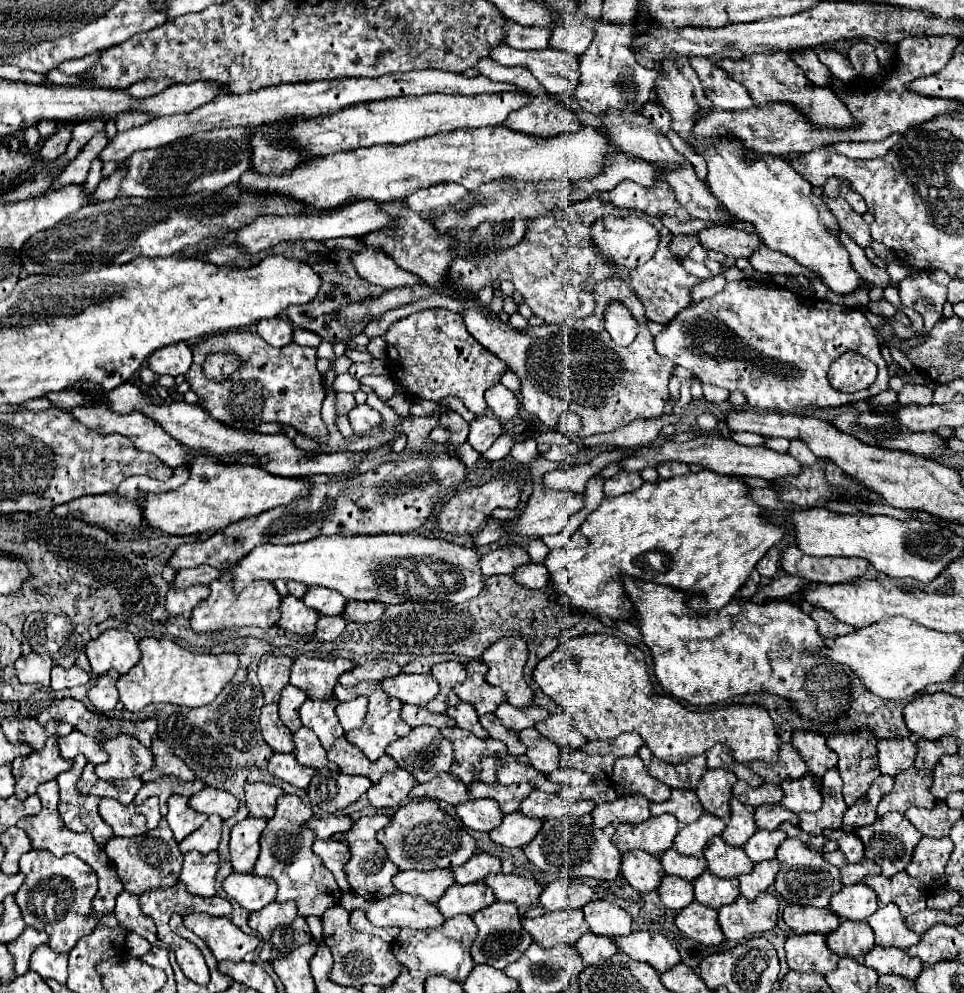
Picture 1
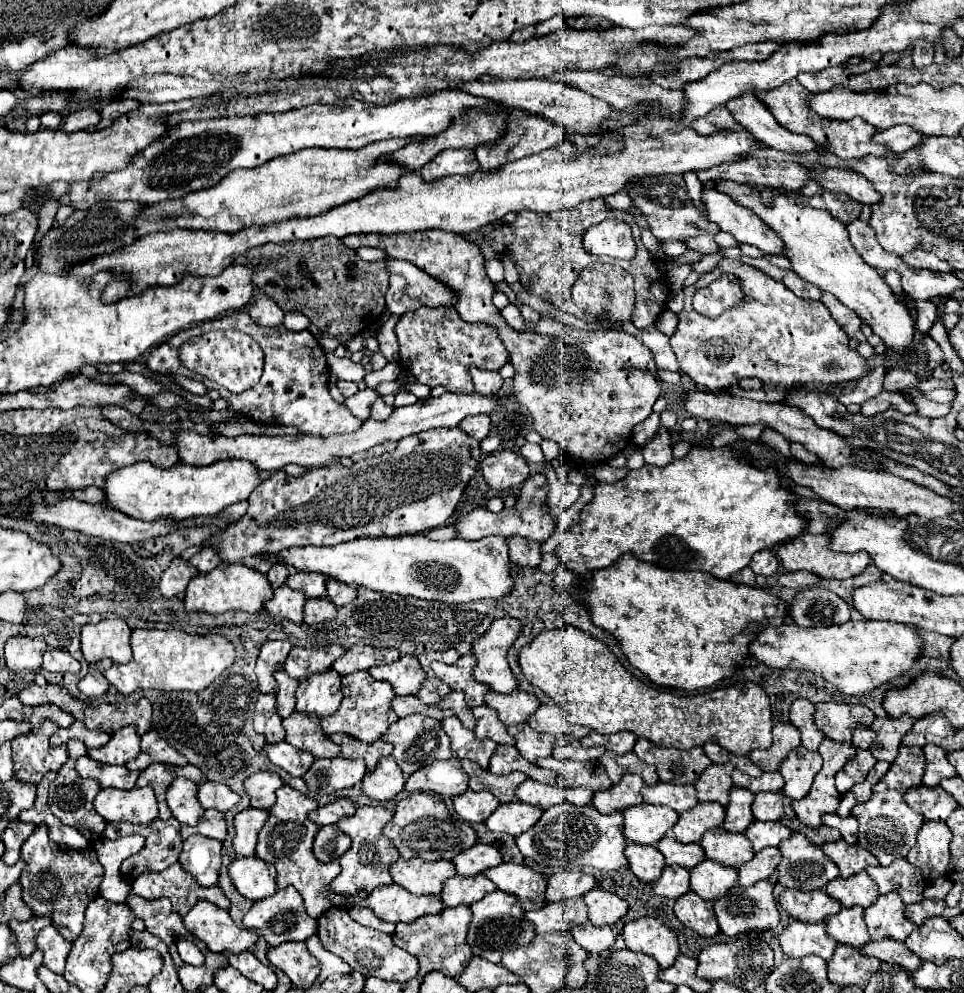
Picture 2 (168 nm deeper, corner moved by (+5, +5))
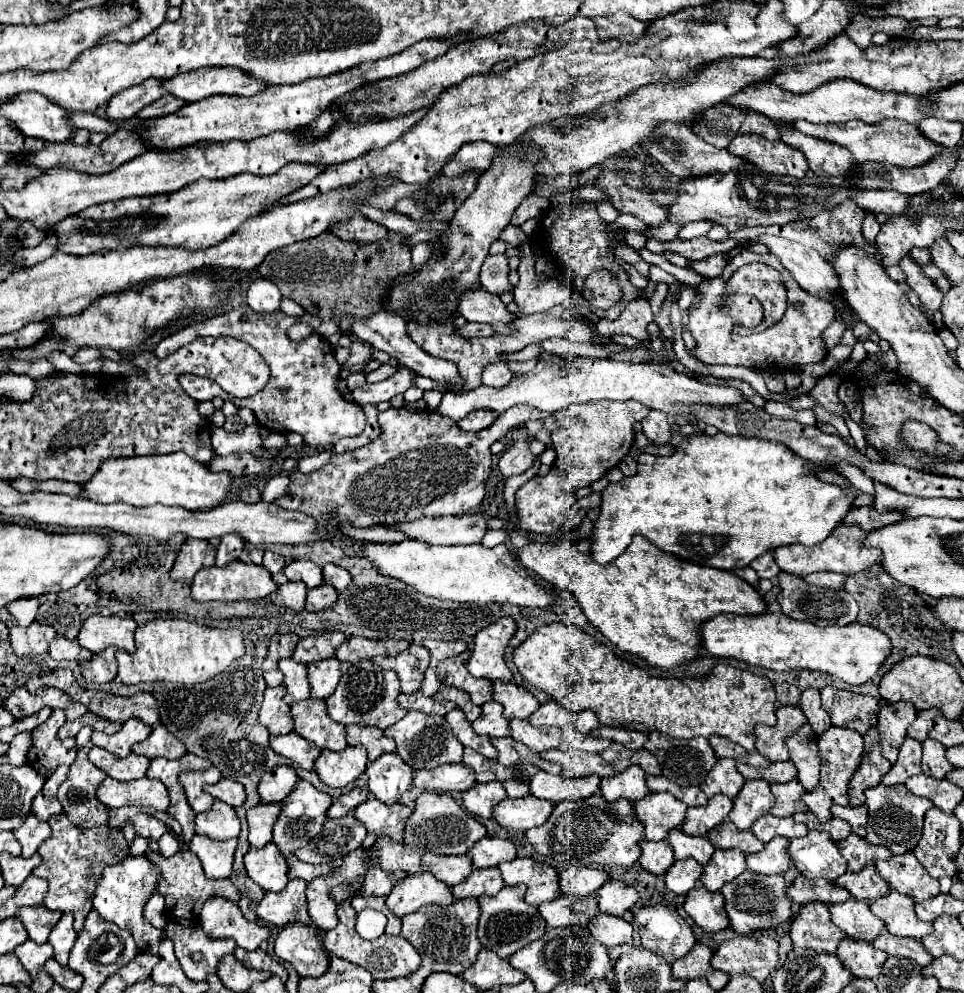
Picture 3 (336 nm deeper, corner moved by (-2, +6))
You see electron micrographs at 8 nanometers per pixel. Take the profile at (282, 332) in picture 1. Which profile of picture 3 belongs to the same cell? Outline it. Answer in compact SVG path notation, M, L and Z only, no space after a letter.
M256 279L248 287L248 305L262 315L268 315L272 311L280 311L282 295L278 287L268 279Z

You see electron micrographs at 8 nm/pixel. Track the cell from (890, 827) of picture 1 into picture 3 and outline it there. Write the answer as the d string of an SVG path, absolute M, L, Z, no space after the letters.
M878 785L866 791L866 807L868 807L868 823L866 823L866 841L874 845L888 847L894 855L914 851L916 843L920 841L922 835L922 821L926 811L932 807L930 799L912 795L906 785L896 785L896 787L886 787Z

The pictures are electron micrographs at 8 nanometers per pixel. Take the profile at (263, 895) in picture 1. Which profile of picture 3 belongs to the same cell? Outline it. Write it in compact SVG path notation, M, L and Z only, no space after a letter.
M268 843L262 849L250 849L244 855L244 867L248 877L264 891L280 891L288 883L286 859L274 843Z

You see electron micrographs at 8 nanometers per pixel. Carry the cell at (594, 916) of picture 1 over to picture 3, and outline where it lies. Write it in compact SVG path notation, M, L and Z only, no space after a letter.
M606 881L598 891L598 909L600 913L622 917L638 901L638 891L622 881Z

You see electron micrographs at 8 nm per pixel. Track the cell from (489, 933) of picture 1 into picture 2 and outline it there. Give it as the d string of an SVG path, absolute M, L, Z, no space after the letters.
M495 890L483 896L479 902L473 902L471 910L473 910L473 918L467 932L467 944L471 946L475 956L481 956L489 962L499 962L503 952L515 950L519 946L527 946L535 938L535 928L529 920L525 920L519 900L513 894Z

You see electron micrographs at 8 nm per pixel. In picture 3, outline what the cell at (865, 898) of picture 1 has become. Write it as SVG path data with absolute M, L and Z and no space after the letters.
M868 863L868 867L864 867L858 873L852 873L852 871L844 873L834 883L838 887L844 887L858 901L880 899L880 895L886 895L890 891L890 885L882 881L882 877L876 873L876 867L872 863Z

